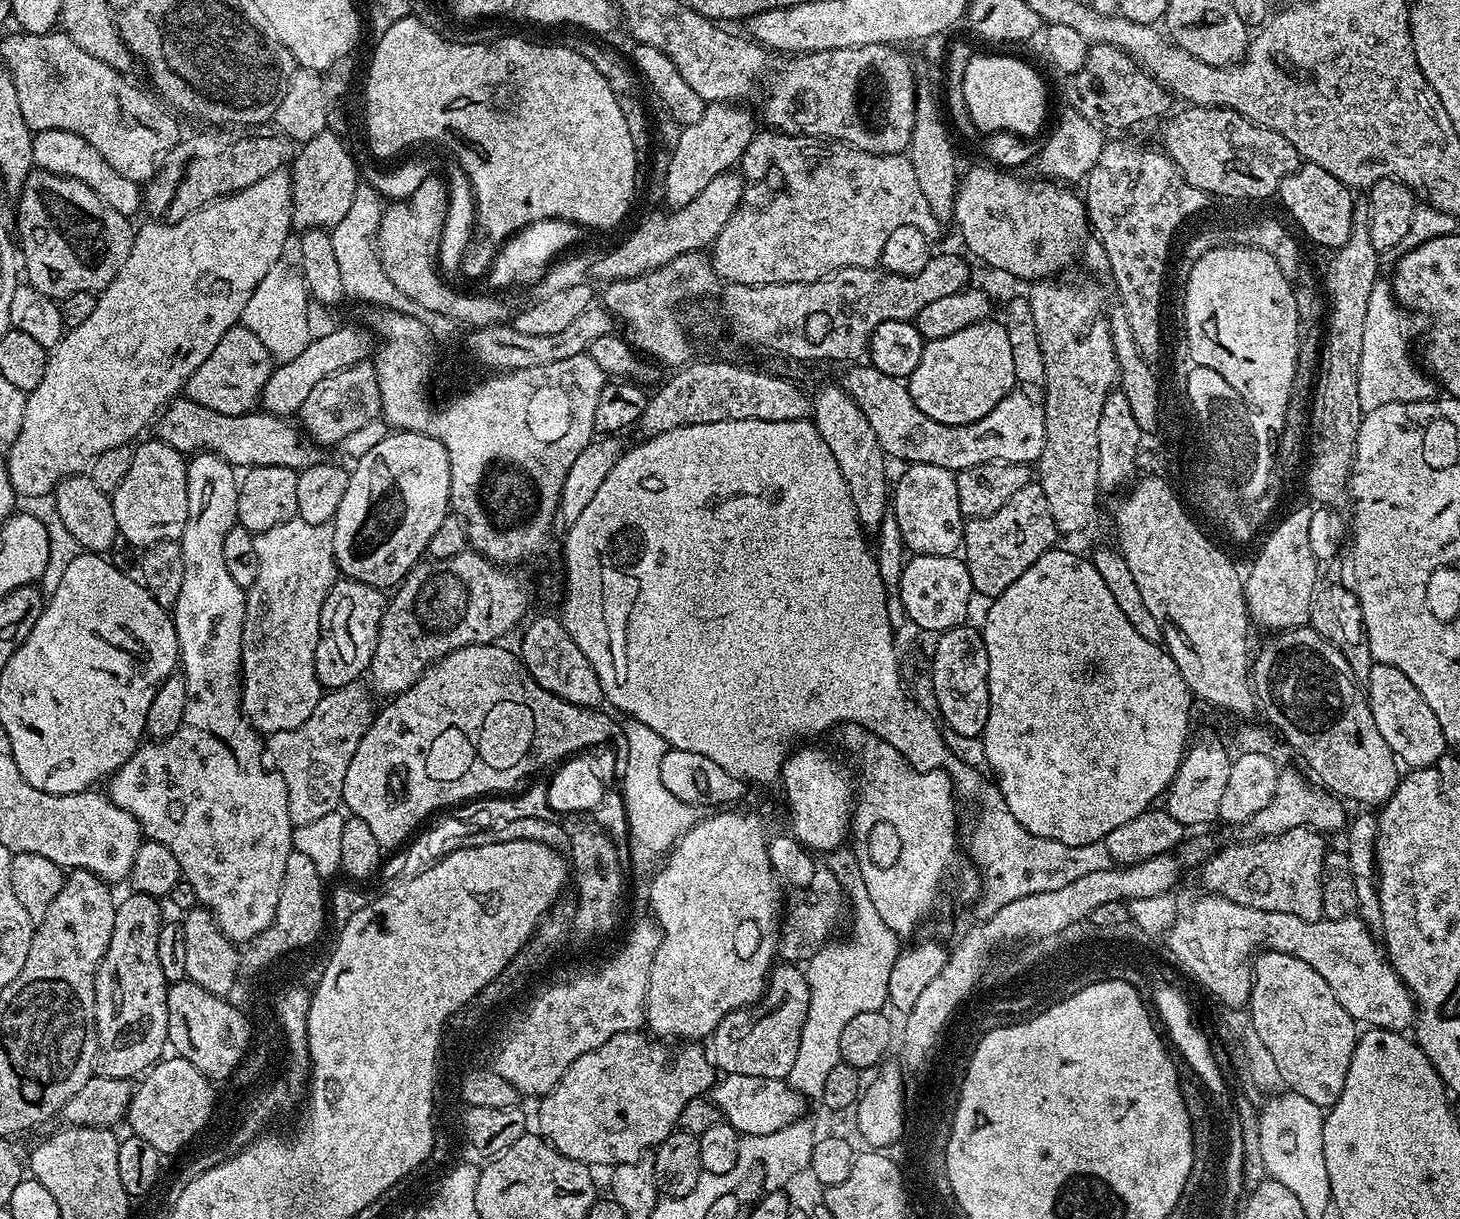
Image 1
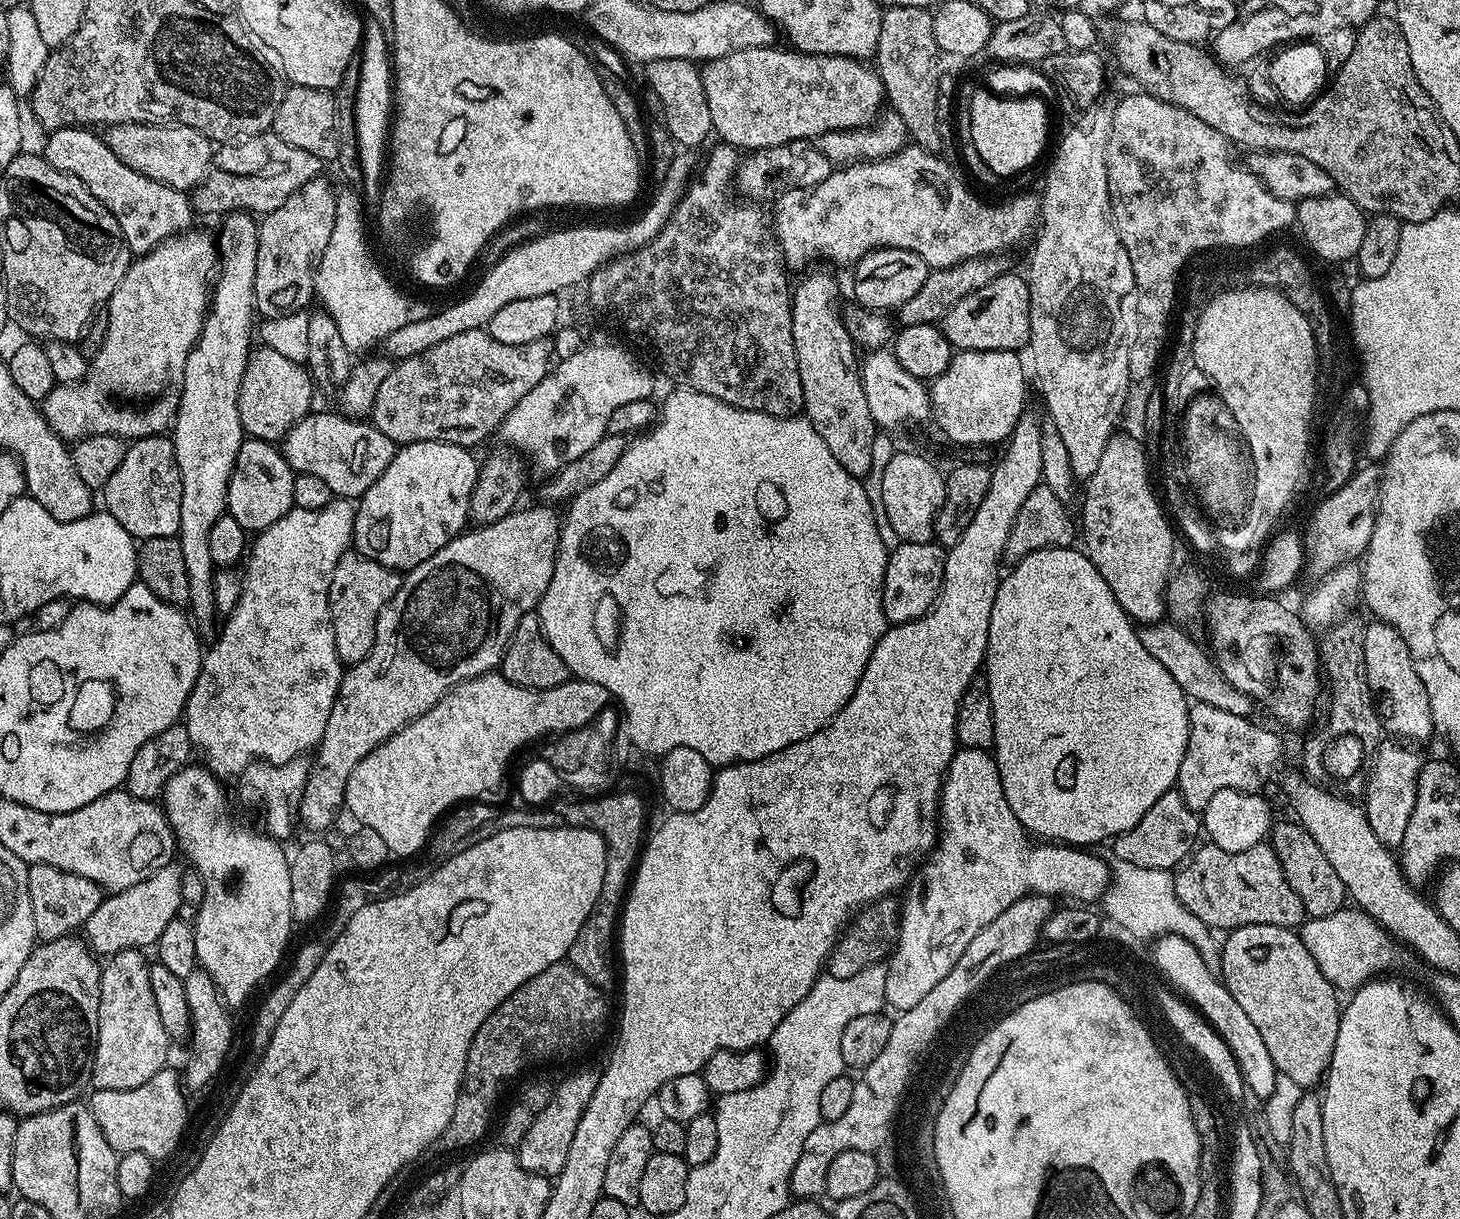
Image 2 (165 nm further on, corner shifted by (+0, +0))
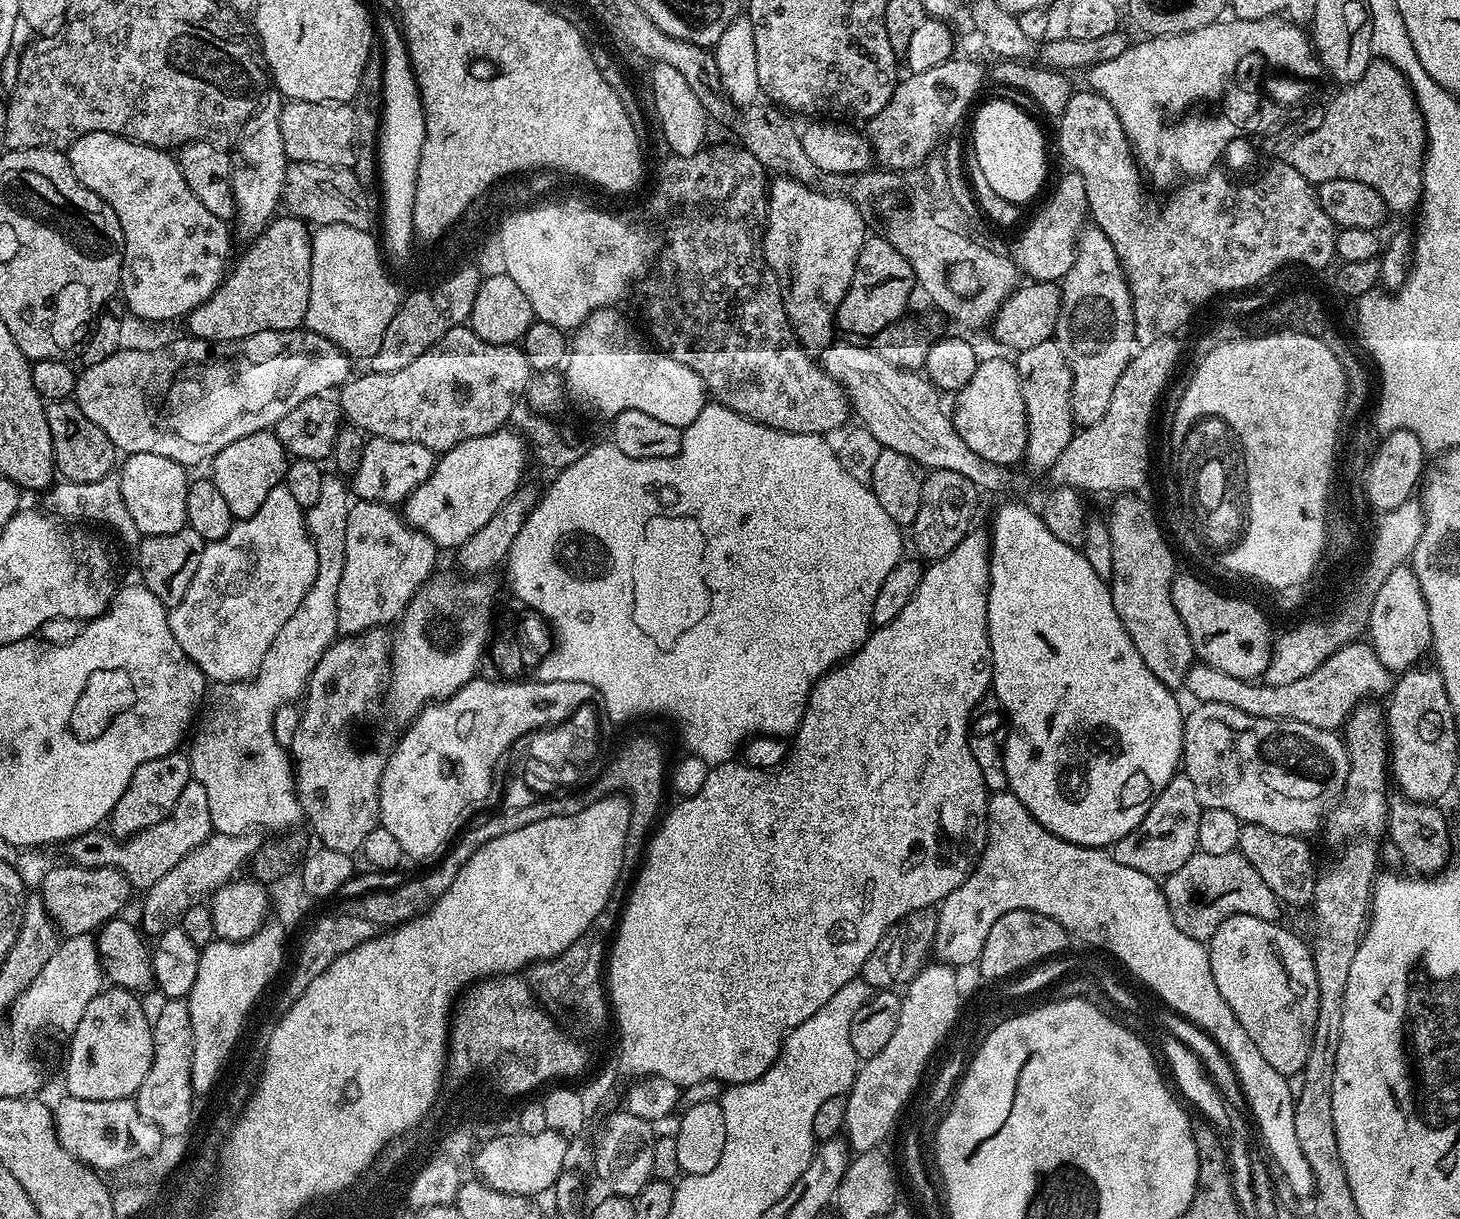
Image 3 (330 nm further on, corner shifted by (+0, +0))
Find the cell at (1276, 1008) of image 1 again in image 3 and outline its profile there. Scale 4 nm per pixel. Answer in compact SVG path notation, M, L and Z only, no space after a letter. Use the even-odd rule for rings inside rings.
M1253 916L1226 918L1226 922L1222 922L1222 926L1218 926L1218 930L1214 930L1212 939L1207 941L1206 947L1210 958L1210 970L1214 974L1214 986L1218 990L1218 994L1222 994L1222 998L1226 998L1226 1006L1230 1006L1230 1010L1234 1010L1234 1018L1238 1018L1238 1022L1242 1022L1242 1030L1246 1030L1250 1042L1254 1042L1254 1046L1258 1046L1262 1058L1266 1058L1266 1062L1270 1062L1270 1066L1274 1066L1274 1070L1278 1070L1283 1076L1290 1077L1296 1072L1303 1072L1306 1066L1306 1054L1310 1054L1310 1042L1314 1038L1314 1022L1318 1022L1318 978L1314 974L1311 947L1306 940L1304 944L1302 937L1295 936L1290 929L1283 928L1282 925L1283 923L1274 920L1263 920Z

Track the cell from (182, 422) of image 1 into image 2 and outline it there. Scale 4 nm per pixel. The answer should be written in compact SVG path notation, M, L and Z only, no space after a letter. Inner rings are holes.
M313 410L303 416L284 435L282 451L286 462L297 474L314 474L330 486L333 497L359 498L378 480L382 470L390 466L397 445L382 430L360 418L349 418L339 411Z

